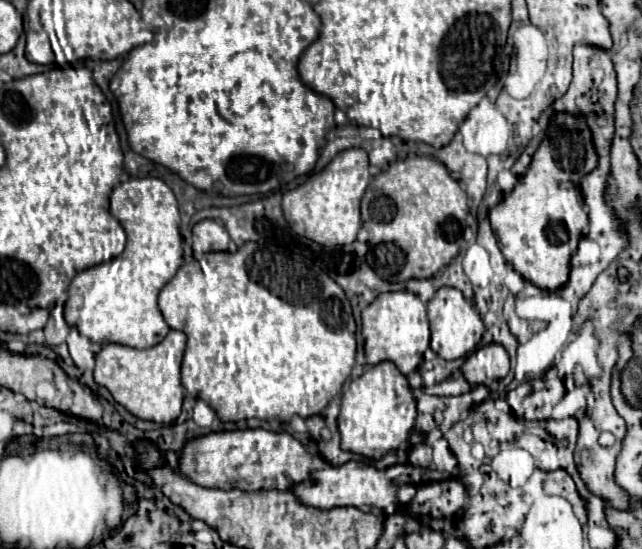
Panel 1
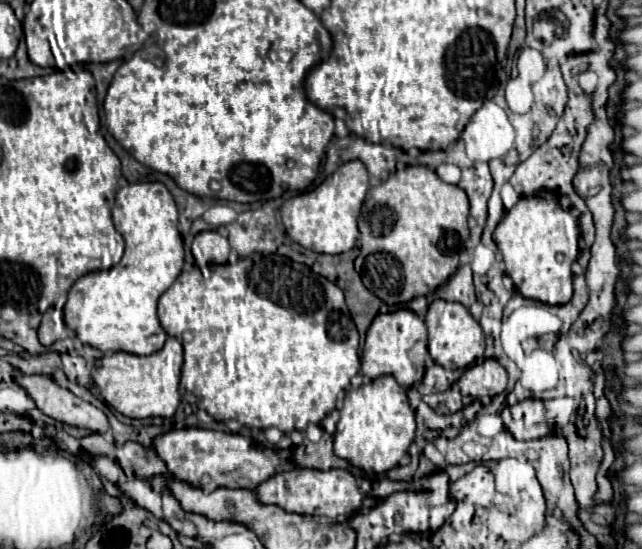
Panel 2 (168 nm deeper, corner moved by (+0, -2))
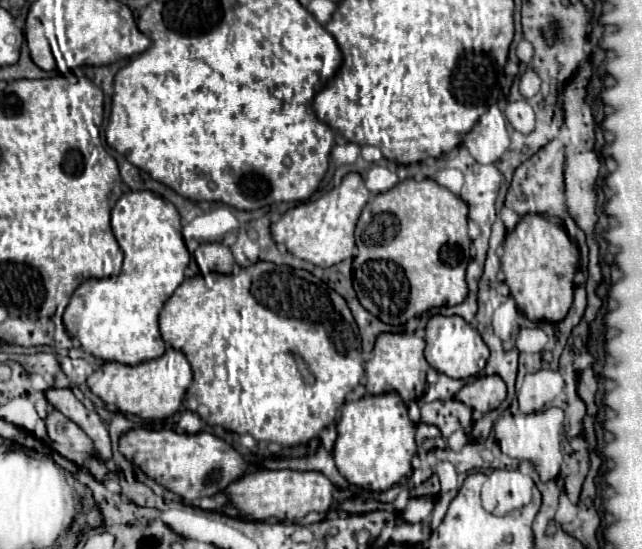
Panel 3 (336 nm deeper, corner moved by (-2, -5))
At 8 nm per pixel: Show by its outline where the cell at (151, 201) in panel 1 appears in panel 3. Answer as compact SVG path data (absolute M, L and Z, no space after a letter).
M152 191L124 193L112 209L112 231L124 251L122 273L110 279L84 281L64 311L64 325L70 335L78 337L86 353L104 361L138 365L166 351L158 331L158 313L164 301L184 281L190 253L182 239L176 207Z

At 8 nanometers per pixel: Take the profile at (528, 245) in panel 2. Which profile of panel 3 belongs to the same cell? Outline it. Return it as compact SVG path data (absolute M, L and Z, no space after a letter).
M526 215L506 235L502 271L518 309L532 321L560 321L574 299L574 273L578 257L564 227L546 221L542 215Z

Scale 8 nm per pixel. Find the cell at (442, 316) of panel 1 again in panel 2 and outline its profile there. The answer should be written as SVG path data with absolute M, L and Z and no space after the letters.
M434 300L428 308L424 322L428 328L428 352L436 364L440 364L442 368L456 370L456 368L468 368L480 362L484 354L484 332L462 304Z

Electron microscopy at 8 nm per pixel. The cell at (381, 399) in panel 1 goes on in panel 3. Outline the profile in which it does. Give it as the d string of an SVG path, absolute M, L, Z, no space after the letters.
M398 393L364 395L358 401L348 401L342 407L338 423L338 439L334 445L334 461L338 471L354 485L370 491L384 491L404 481L412 471L412 457L416 453L414 443L416 425L408 417L408 407Z

